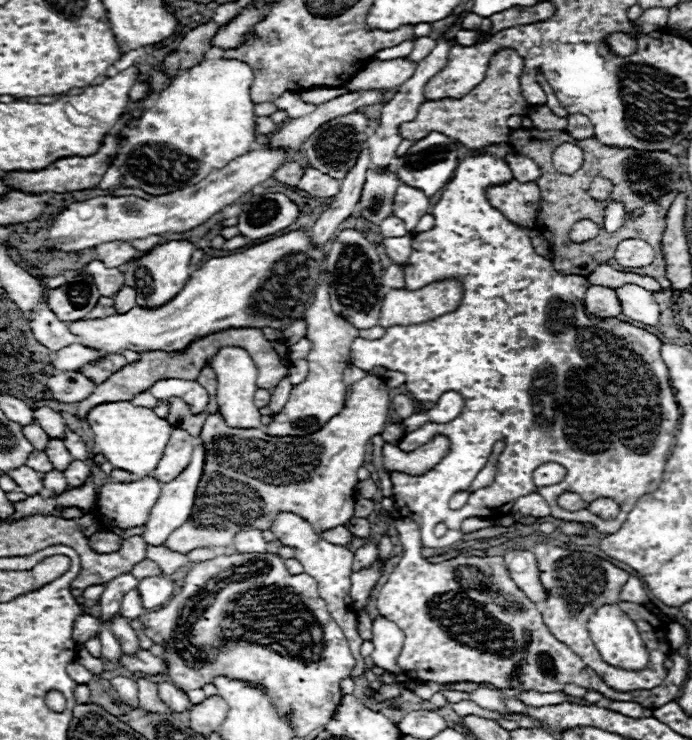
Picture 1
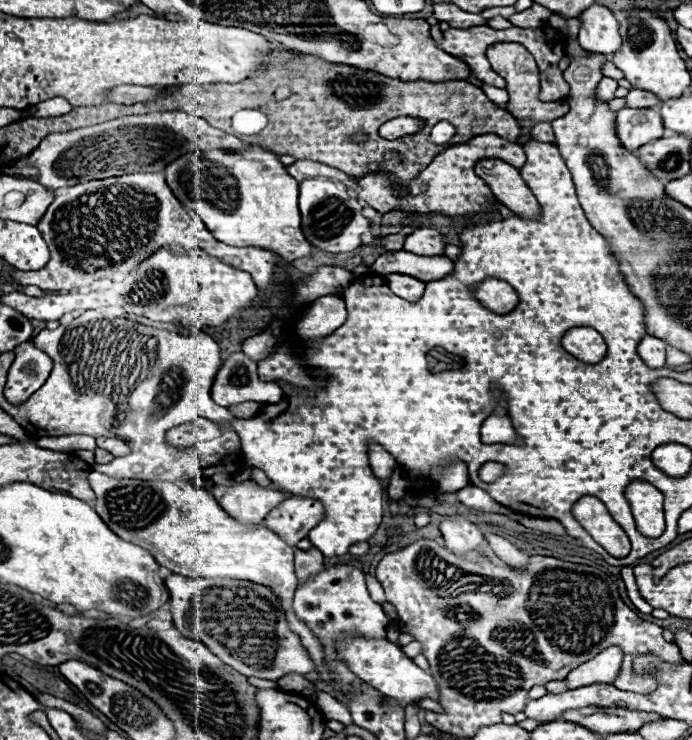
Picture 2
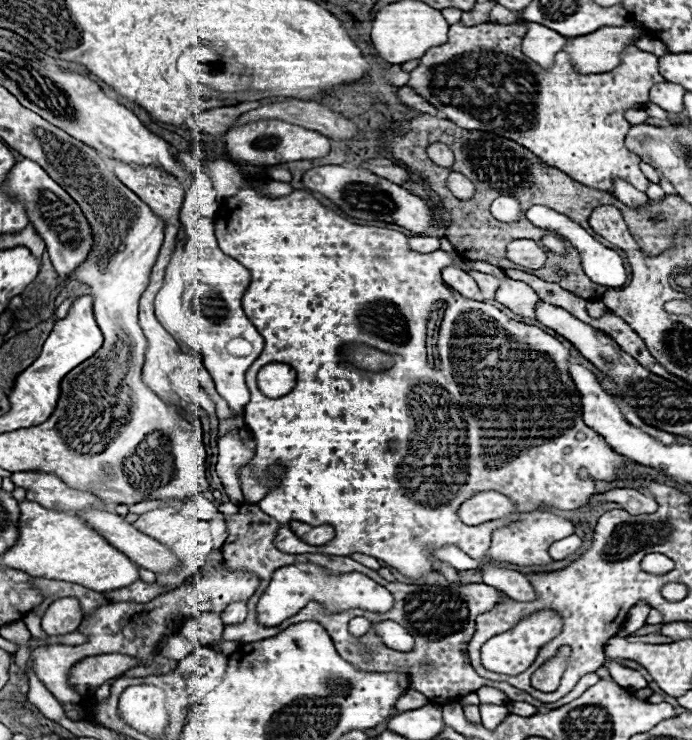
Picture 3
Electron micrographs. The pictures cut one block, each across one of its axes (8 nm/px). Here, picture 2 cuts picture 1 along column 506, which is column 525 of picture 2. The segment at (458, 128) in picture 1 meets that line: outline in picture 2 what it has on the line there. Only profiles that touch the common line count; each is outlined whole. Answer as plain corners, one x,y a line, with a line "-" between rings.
508,42
508,44
496,44
488,48
488,60
492,64
492,68
508,82
508,110
512,112
512,116
516,120
530,120
530,124
520,124
522,126
522,136
518,140
518,144
524,144
530,140
530,128
538,122
552,122
560,116
564,116
570,108
566,102
540,102
538,100
538,92
540,92
540,76
538,76
538,66
532,58
532,54
516,44
516,42

